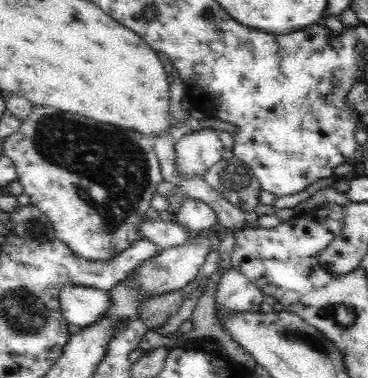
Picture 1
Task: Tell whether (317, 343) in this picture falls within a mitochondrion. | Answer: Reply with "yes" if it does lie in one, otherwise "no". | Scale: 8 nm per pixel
yes

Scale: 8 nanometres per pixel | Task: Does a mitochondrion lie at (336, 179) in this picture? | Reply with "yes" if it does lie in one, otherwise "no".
no

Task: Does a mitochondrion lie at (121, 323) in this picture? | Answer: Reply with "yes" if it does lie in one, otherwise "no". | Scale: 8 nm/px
no

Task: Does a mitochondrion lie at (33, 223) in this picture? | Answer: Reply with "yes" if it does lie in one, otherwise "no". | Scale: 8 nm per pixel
yes

